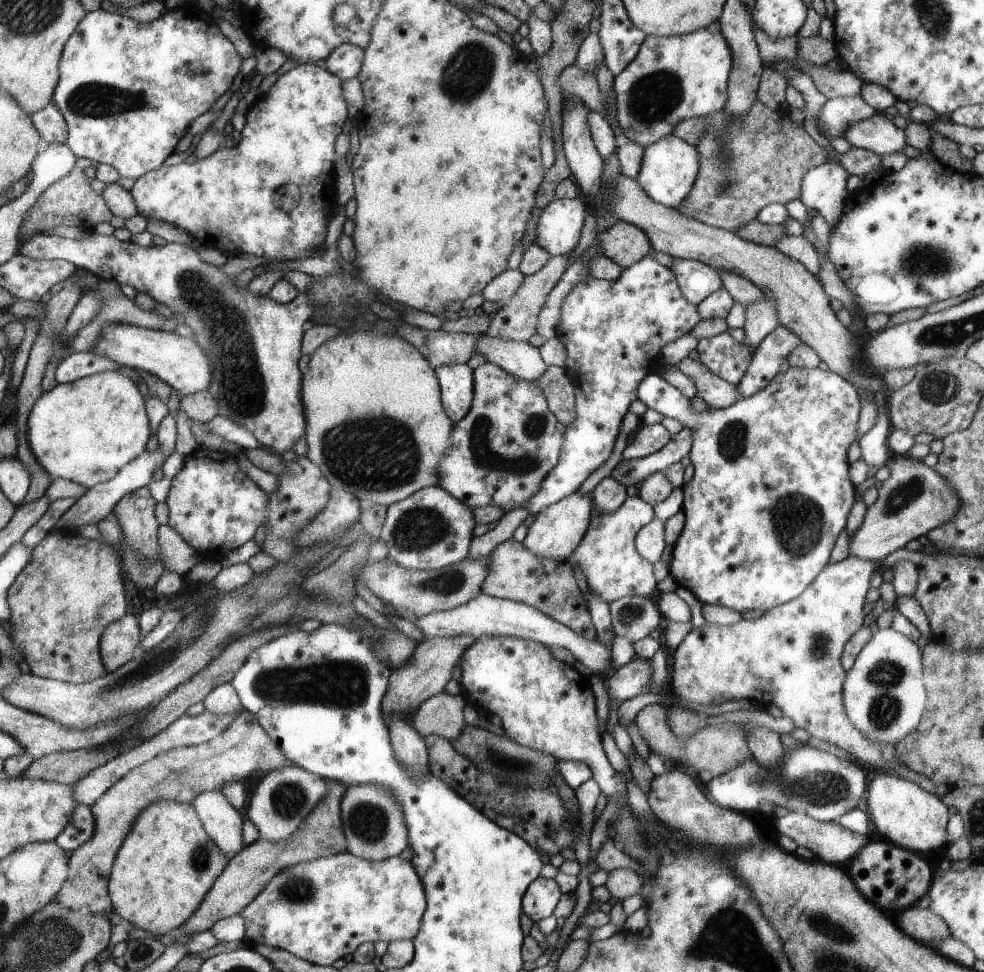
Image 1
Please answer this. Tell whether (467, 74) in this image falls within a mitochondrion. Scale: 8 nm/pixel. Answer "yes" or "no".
yes

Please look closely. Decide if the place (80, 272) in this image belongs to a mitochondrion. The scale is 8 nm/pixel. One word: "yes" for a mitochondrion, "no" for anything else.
no

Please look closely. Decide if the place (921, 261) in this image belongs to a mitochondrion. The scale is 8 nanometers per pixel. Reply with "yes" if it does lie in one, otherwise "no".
yes

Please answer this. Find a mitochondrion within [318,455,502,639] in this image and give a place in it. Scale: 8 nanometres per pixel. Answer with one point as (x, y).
(419, 528)

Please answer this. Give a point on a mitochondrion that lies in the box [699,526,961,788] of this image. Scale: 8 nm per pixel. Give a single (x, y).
(887, 676)

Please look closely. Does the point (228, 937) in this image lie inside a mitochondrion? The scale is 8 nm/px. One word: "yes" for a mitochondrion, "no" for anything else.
no

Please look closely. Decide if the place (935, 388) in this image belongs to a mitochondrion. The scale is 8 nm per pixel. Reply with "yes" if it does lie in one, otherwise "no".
yes

